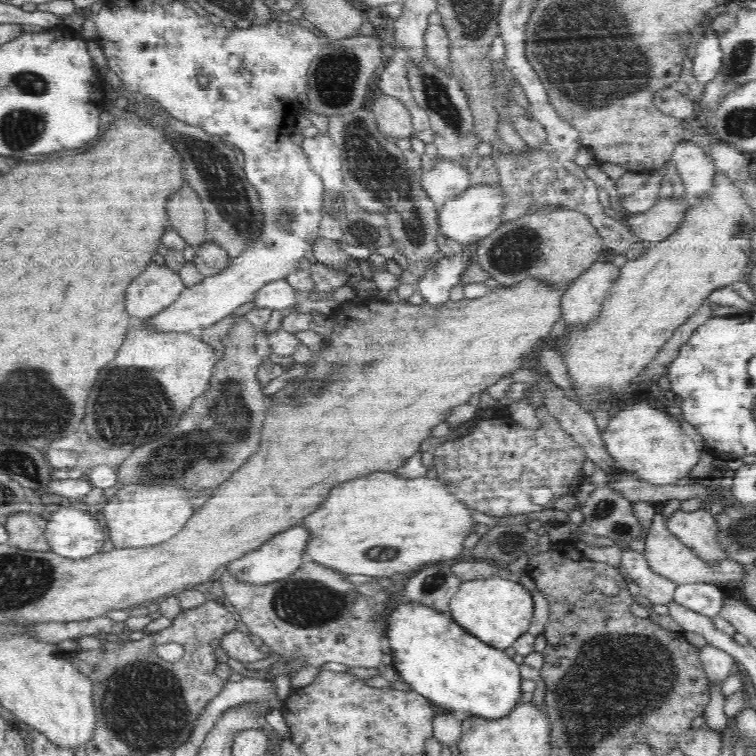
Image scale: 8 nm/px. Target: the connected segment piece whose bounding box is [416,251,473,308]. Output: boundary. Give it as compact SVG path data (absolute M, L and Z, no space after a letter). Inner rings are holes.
M467 251L460 256L441 256L428 263L426 274L419 280L416 290L422 294L428 307L440 307L449 302L450 290L459 280L473 257Z

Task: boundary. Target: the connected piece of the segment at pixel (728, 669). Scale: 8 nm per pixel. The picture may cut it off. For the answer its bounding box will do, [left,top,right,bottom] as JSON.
[700,645,736,687]

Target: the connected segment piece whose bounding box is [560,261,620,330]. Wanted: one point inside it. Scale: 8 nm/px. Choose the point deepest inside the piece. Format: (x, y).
(584, 297)

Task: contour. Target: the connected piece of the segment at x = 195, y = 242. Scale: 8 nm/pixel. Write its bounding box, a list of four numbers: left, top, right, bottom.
[167,186,208,249]

